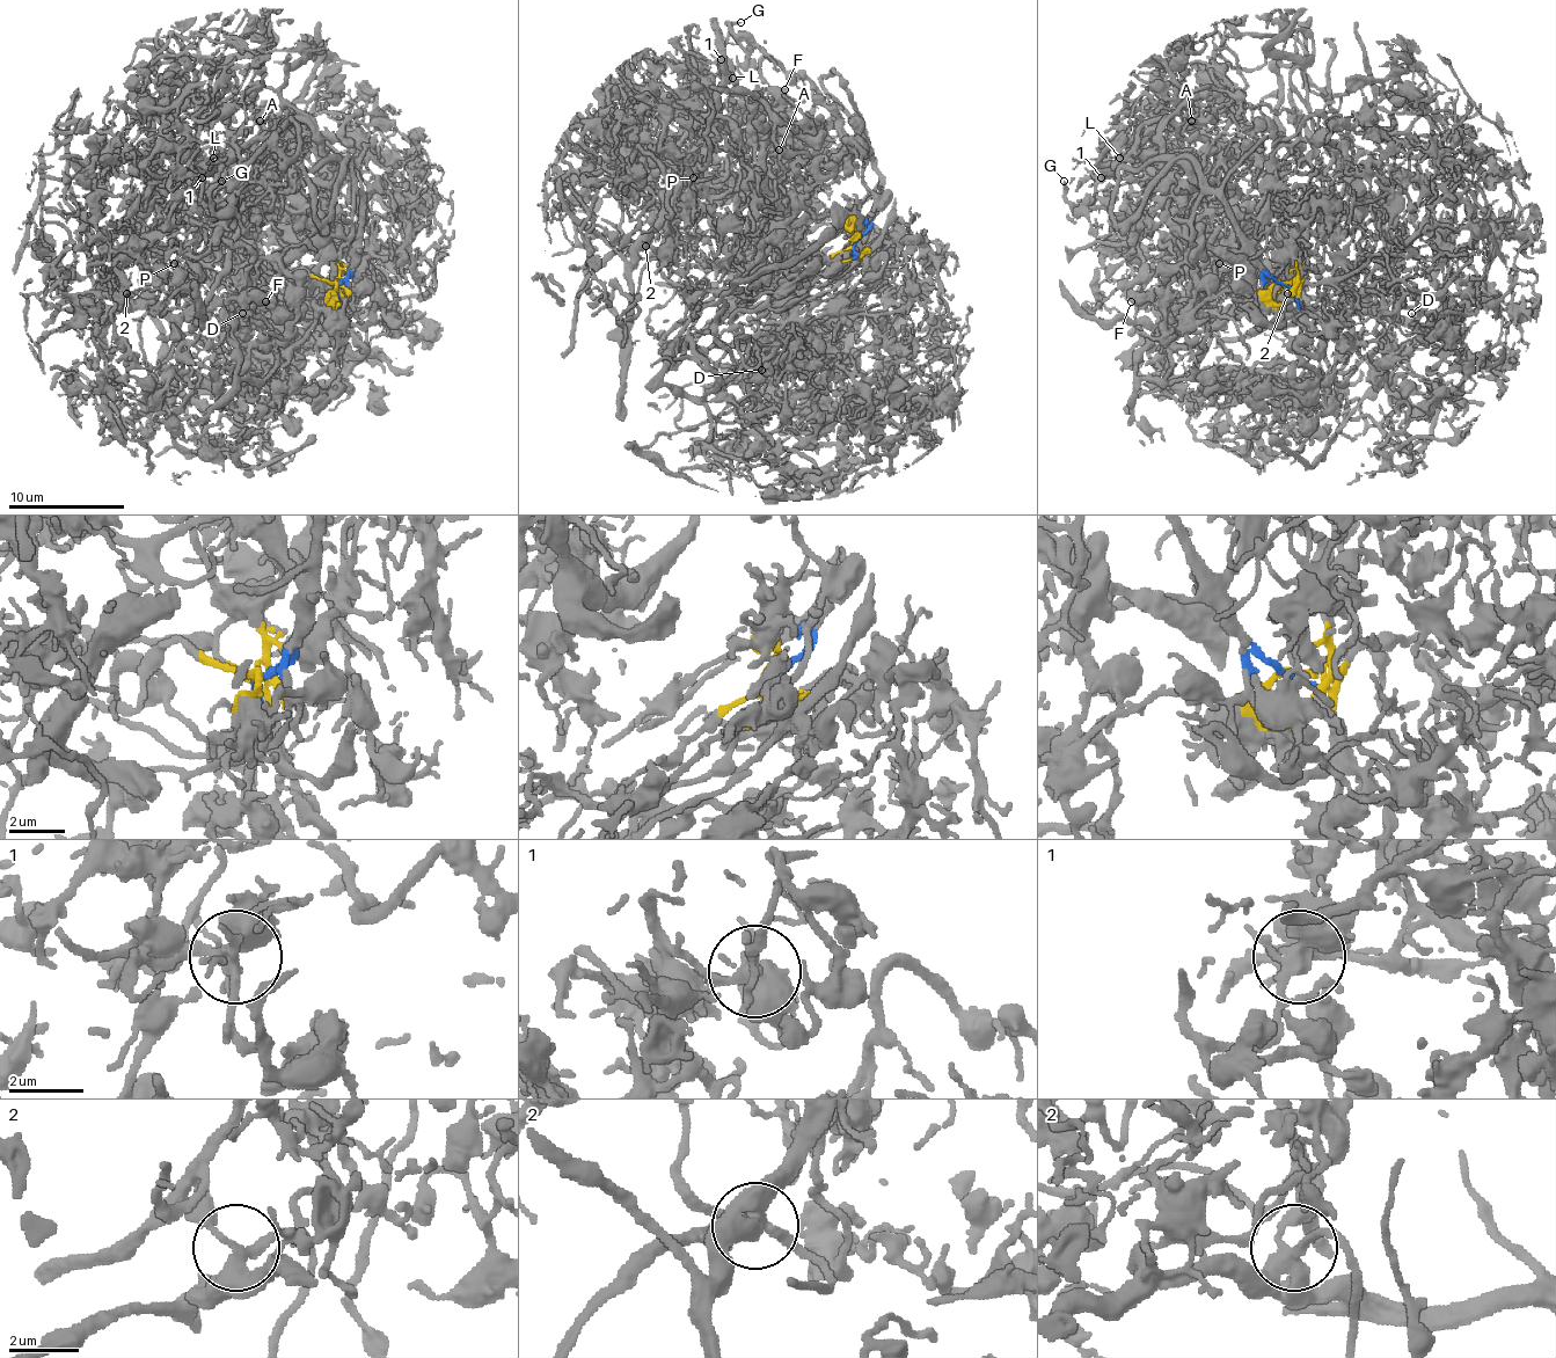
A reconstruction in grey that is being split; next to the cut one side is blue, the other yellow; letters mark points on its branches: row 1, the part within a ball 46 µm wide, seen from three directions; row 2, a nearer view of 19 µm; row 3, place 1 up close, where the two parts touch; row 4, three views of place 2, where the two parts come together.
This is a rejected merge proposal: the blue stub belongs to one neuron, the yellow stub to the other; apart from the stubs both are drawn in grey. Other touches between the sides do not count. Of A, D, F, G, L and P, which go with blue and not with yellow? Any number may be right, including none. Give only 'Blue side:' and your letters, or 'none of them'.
Blue side: A, F, G, L

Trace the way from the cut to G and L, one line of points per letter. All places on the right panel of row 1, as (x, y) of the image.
G: (1284, 284), (1222, 290), (1191, 311), (1203, 351), (1170, 345), (1188, 258), (1159, 241), (1151, 272), (1064, 180)
L: (1284, 284), (1170, 345), (1188, 258), (1072, 209), (1118, 157)

